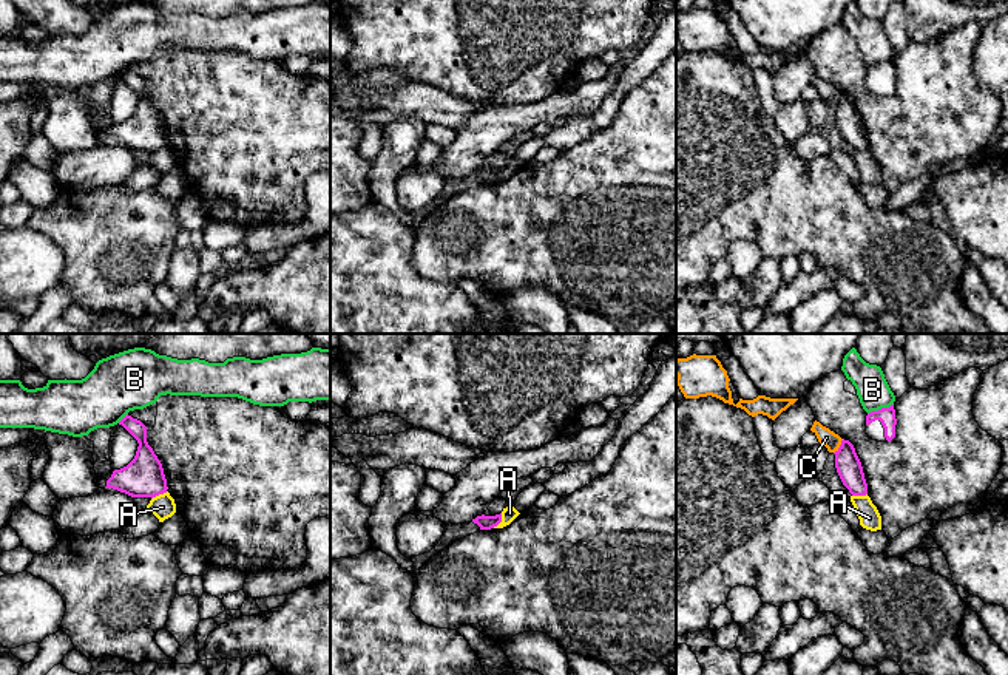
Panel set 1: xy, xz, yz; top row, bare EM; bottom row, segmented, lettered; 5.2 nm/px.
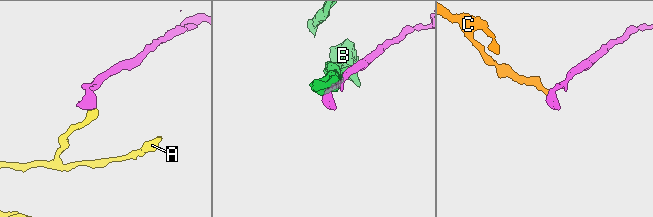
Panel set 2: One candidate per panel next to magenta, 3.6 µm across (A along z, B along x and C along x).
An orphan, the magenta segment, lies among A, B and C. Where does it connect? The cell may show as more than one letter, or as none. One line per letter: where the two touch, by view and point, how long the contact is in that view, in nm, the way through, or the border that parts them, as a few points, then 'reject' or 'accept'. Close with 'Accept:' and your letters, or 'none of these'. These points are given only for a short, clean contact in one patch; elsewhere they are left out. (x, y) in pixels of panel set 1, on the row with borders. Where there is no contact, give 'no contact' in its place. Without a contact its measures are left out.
A: contact xz (500, 521); length 90 nm; border xz (502, 513), (502, 519), (493, 527); reject
B: contact yz (882, 408); length 150 nm; reject
C: contact yz (840, 447); length 90 nm; border yz (843, 439), (834, 453); reject
Accept: none of these

